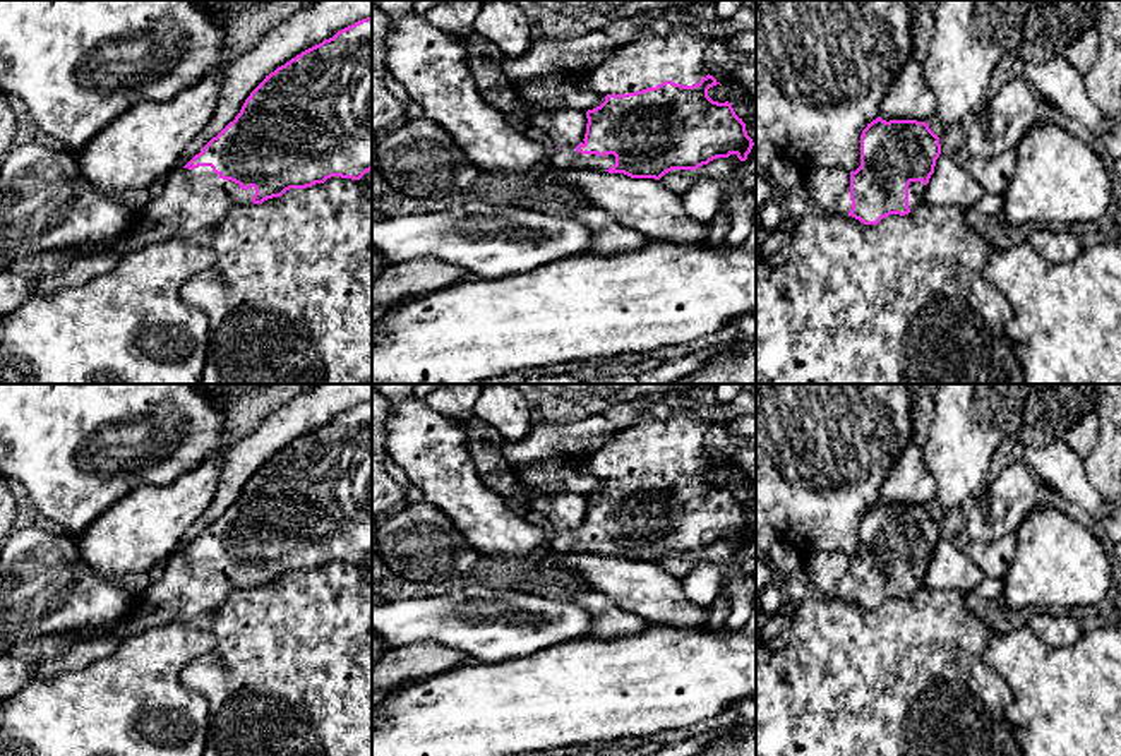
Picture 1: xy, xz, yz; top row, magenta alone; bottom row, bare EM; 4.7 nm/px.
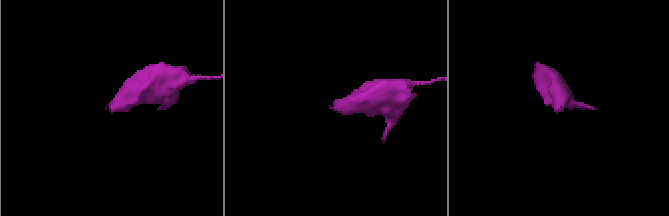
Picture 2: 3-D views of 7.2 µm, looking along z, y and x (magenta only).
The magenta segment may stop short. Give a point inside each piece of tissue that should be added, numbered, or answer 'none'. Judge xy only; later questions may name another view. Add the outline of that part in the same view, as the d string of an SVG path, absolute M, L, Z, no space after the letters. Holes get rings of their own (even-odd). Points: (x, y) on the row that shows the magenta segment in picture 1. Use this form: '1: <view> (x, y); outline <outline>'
1: xy (192, 199); outline M211 166L177 168L166 178L163 194L139 209L139 221L117 242L93 252L45 252L2 271L0 319L21 307L31 293L48 286L74 261L108 254L123 257L159 240L190 240L195 231L221 223L230 209L252 204L254 194L254 187L243 190Z

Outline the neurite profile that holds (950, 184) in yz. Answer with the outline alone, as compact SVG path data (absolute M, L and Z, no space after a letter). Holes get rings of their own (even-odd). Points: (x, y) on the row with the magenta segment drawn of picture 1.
M939 154L934 173L926 185L924 202L929 206L974 209L984 190L965 166L956 165L950 156Z

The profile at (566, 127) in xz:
M528 106L526 127L543 130L552 144L559 149L576 147L586 134L586 111L562 108L562 110L543 110Z

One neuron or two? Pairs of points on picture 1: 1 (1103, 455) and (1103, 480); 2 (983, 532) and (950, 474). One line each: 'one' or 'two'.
1: one
2: two

